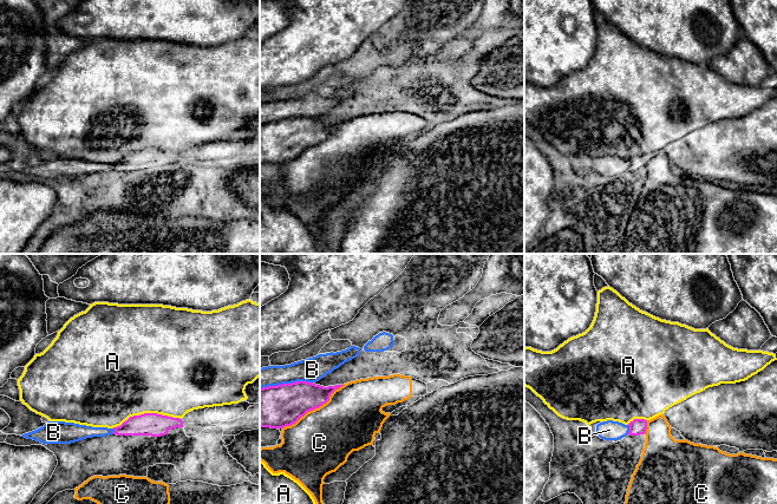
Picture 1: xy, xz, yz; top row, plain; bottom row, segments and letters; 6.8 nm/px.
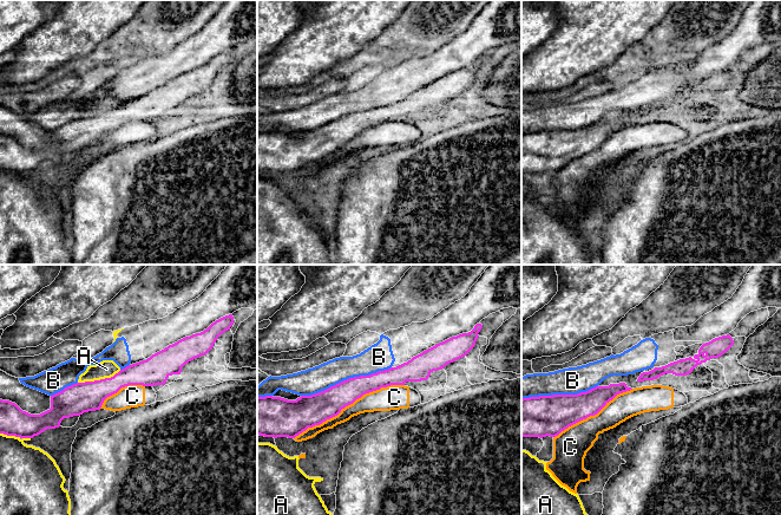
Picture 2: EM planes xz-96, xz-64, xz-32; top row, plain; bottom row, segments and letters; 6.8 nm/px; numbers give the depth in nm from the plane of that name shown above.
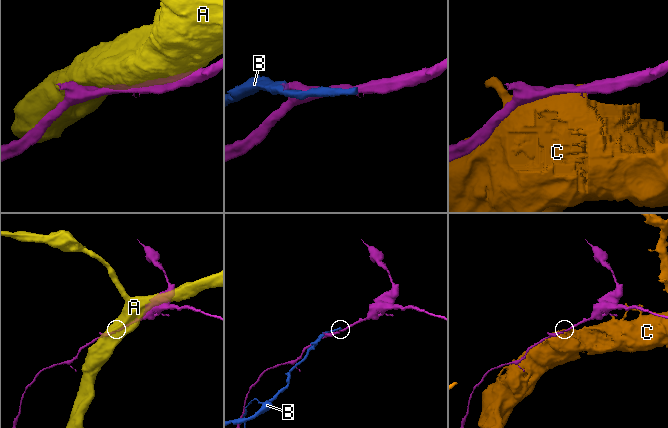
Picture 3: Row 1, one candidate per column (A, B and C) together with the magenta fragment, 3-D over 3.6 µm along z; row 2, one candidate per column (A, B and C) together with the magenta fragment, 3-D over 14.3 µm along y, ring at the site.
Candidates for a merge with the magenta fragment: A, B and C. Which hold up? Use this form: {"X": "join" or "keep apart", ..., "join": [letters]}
{"A": "keep apart", "B": "keep apart", "C": "keep apart", "join": []}

